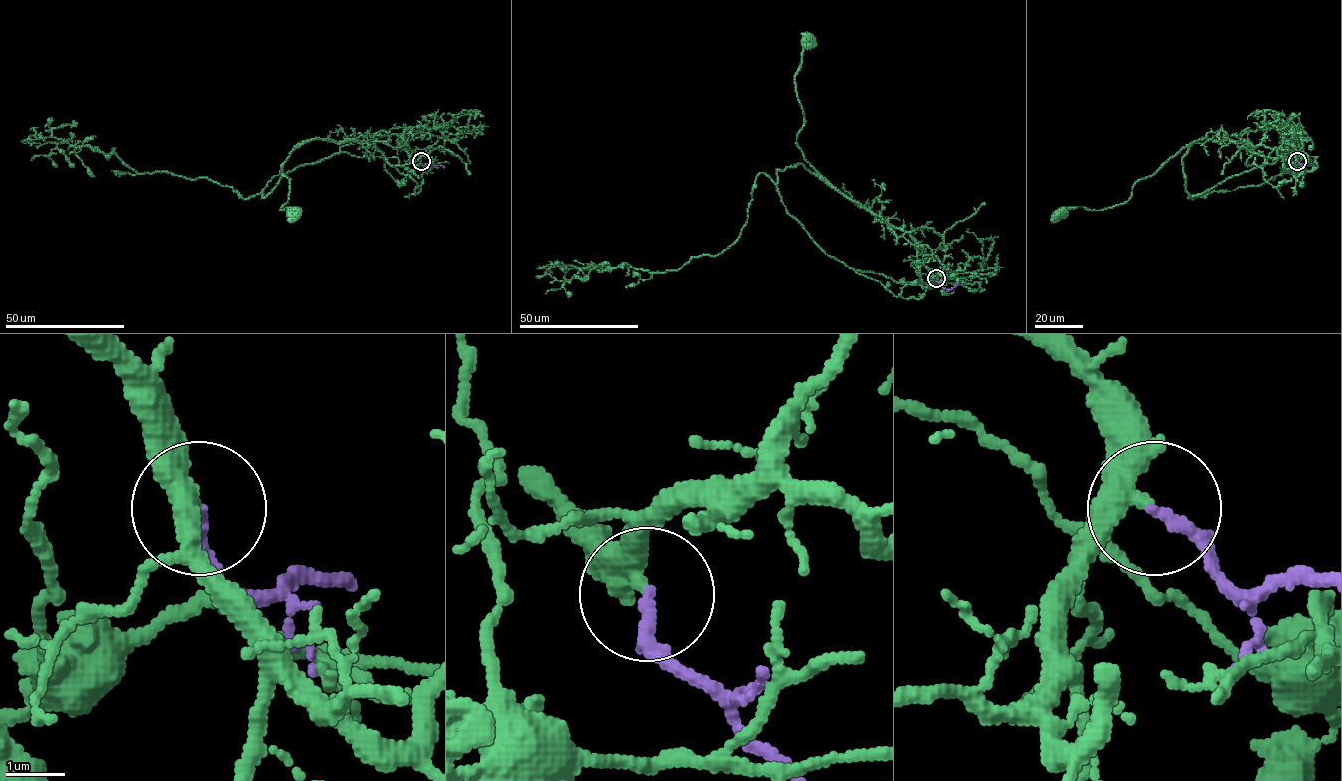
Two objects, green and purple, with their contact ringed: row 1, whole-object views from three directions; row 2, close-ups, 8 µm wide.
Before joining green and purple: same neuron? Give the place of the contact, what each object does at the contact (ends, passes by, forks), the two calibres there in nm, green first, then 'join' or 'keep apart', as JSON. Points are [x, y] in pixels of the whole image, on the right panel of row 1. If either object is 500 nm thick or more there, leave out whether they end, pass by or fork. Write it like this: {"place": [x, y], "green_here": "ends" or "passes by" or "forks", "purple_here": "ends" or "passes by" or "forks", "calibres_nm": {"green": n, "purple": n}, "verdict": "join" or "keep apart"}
{"place": [1297, 161], "green_here": "passes by", "purple_here": "ends", "calibres_nm": {"green": 280, "purple": 200}, "verdict": "join"}

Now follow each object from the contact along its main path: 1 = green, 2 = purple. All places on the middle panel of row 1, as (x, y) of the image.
1: (936, 278), (918, 259), (908, 234), (846, 198), (805, 159), (796, 142), (804, 114), (795, 74), (809, 43)
2: (936, 278), (947, 290), (959, 283)

